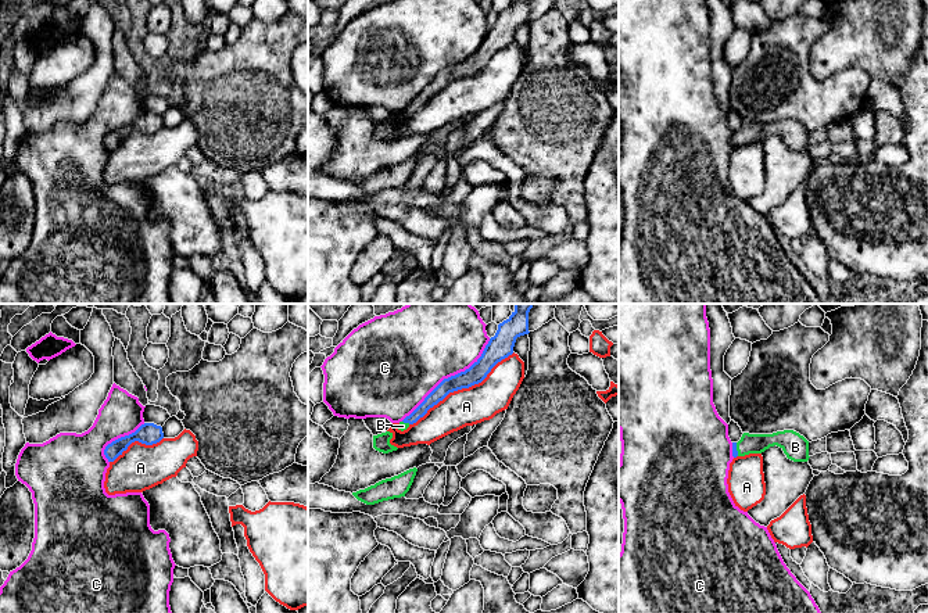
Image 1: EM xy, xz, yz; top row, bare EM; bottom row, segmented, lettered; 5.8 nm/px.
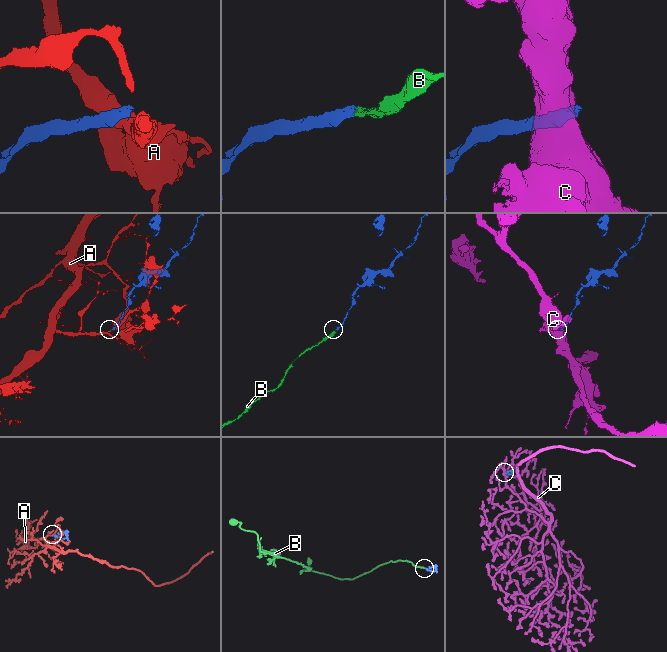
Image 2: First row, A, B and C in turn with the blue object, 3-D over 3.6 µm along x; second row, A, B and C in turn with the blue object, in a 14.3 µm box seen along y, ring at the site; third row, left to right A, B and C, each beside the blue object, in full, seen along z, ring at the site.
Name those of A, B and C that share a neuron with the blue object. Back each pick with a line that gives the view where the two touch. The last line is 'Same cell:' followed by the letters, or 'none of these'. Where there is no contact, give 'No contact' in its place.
B: Touches blue in yz
Same cell: B

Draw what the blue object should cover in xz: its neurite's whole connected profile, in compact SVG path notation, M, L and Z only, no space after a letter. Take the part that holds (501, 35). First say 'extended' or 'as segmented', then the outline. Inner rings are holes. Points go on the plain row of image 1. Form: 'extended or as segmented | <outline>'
extended | M515 0L499 12L495 25L490 28L481 46L465 61L444 68L409 105L399 111L398 119L404 121L416 112L449 82L481 72L498 51L513 43L516 28L530 22L529 1Z

